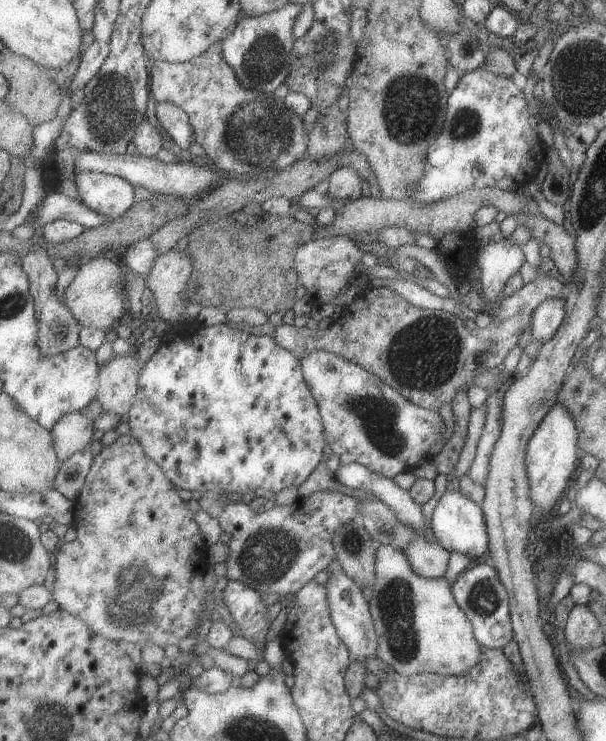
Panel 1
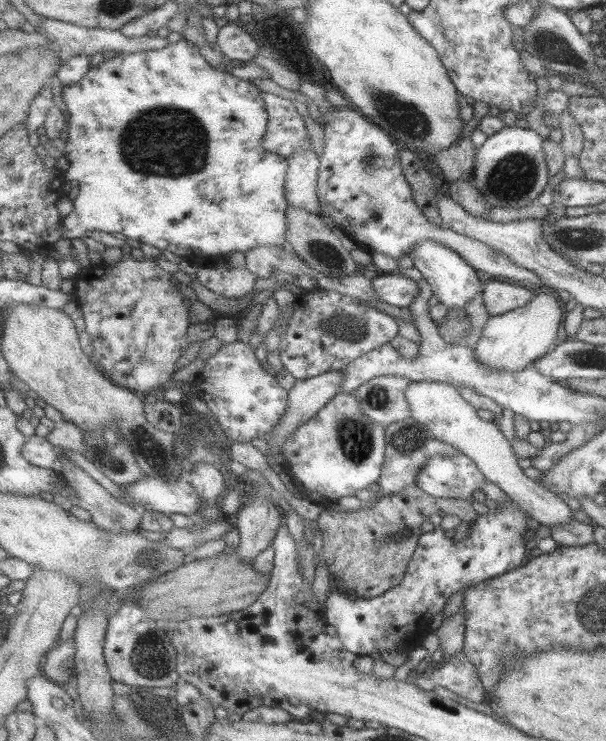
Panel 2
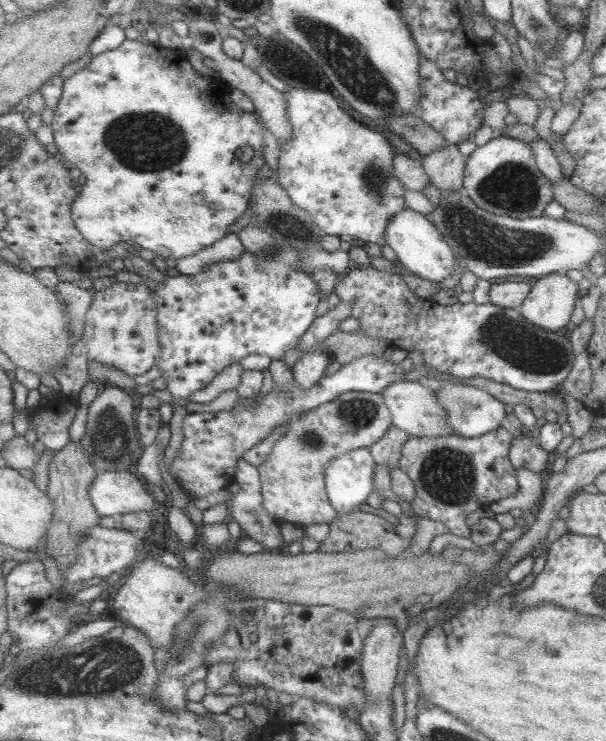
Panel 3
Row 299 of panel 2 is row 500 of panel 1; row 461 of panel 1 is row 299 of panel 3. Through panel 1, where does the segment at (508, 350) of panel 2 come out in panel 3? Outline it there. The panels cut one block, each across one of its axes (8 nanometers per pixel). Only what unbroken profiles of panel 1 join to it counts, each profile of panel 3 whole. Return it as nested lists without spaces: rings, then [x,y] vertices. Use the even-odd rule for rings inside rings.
[[[549,273],[536,279],[518,309],[530,324],[558,332],[570,322],[571,310],[582,292],[568,274]]]

